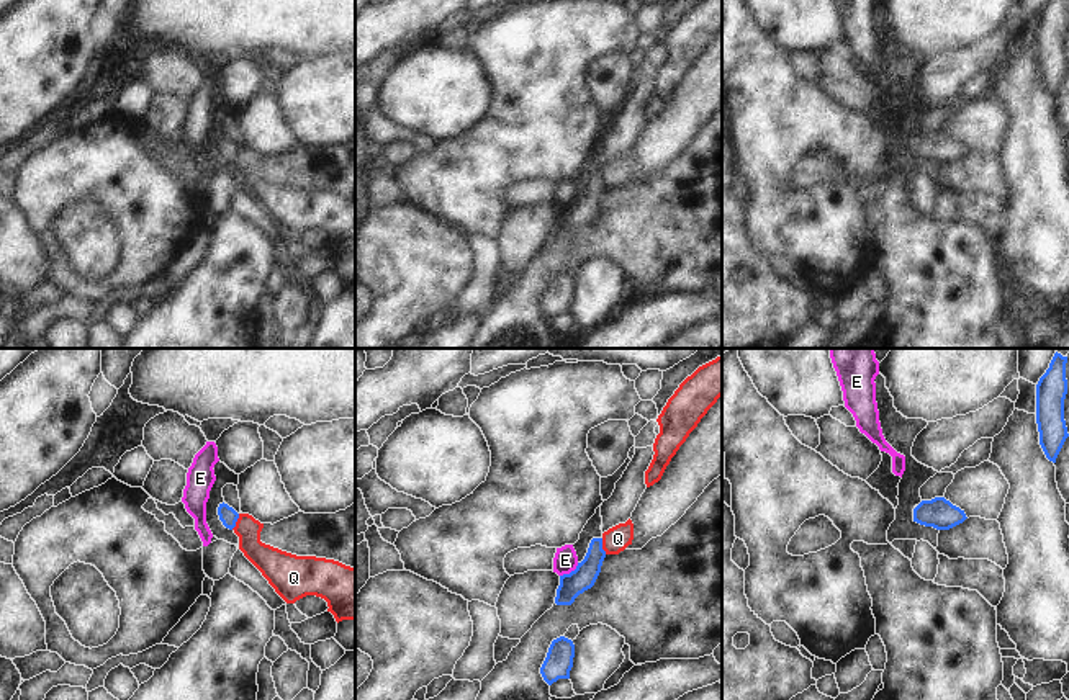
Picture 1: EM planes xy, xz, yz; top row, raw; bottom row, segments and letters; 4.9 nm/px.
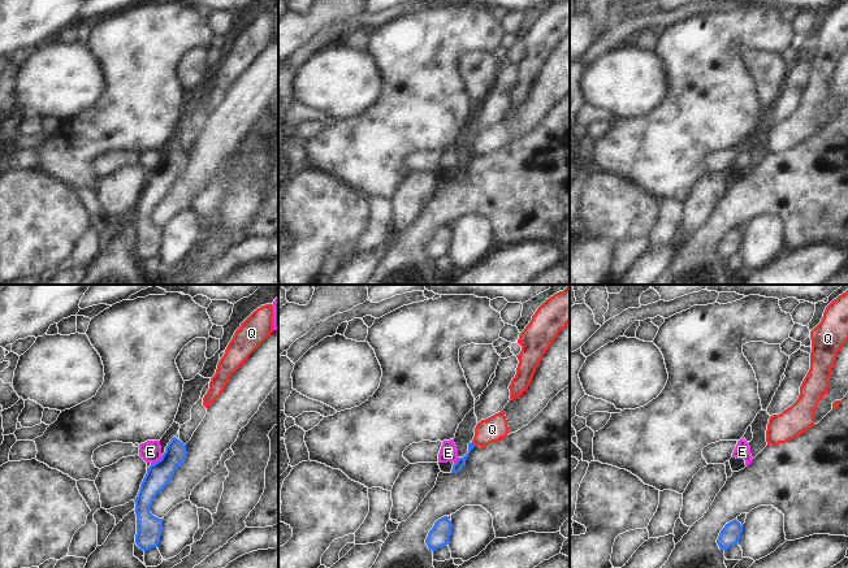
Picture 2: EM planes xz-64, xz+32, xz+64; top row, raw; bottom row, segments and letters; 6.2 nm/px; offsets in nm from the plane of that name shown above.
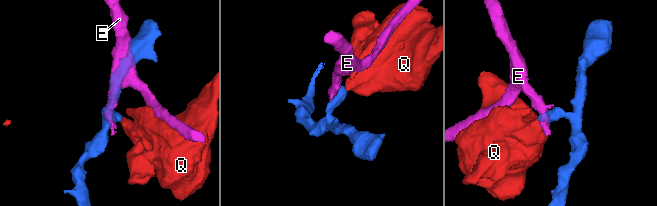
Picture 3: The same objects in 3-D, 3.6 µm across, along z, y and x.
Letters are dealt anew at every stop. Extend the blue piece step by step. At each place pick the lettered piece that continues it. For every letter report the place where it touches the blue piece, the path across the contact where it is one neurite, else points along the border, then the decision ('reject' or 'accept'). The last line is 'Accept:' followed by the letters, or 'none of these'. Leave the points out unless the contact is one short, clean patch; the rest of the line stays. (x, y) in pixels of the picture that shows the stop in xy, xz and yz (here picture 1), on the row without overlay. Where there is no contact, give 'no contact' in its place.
E: contact xz (572, 205); border xz (578, 197), (560, 210); reject
Q: contact xy (236, 154); border xy (239, 148), (231, 162); reject
Accept: none of these

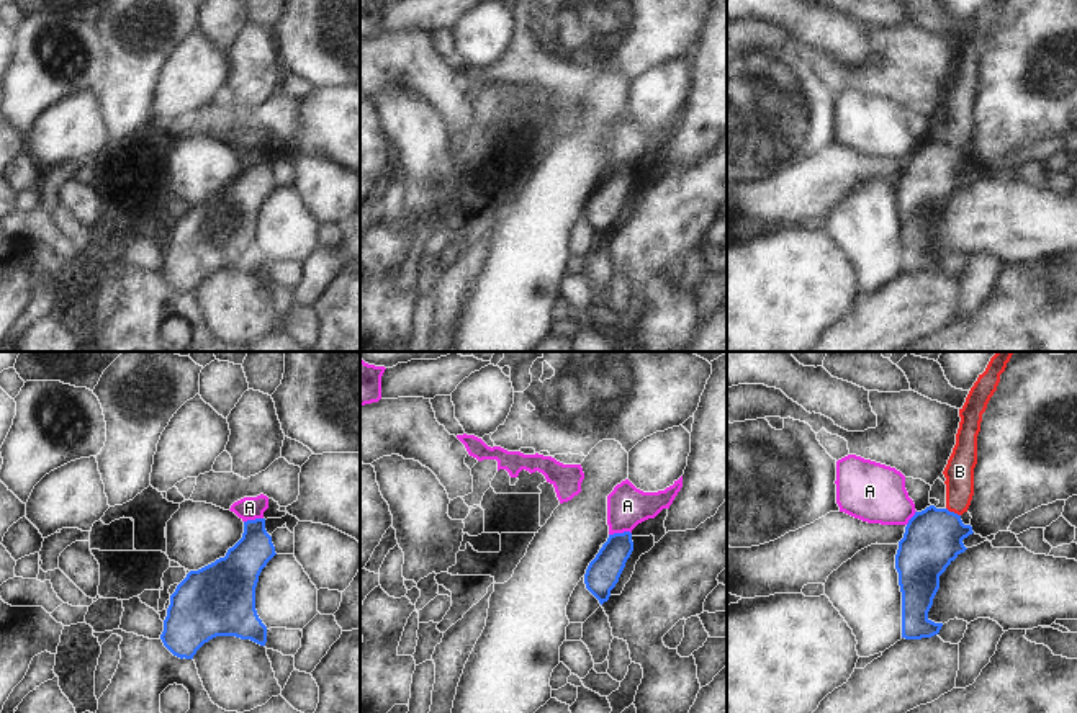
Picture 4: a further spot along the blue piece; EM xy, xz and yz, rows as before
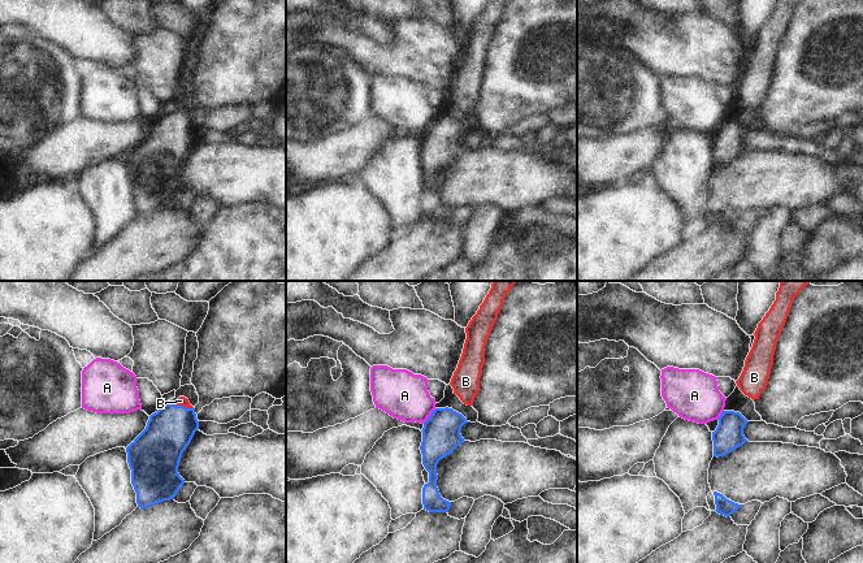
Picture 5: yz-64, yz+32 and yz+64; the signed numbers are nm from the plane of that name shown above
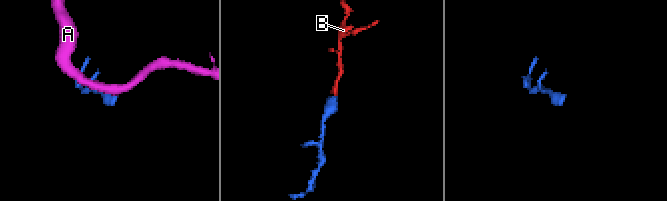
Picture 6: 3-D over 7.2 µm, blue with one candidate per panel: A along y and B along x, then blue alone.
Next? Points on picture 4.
A: contact xz (619, 167); border xz (630, 165), (614, 165), (609, 169); reject
B: contact yz (953, 146); way yz (933, 170), (953, 146), (959, 126), (959, 105); accept
Accept: B

